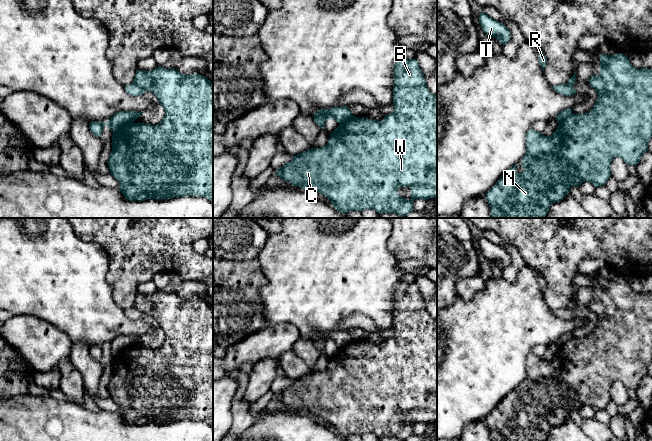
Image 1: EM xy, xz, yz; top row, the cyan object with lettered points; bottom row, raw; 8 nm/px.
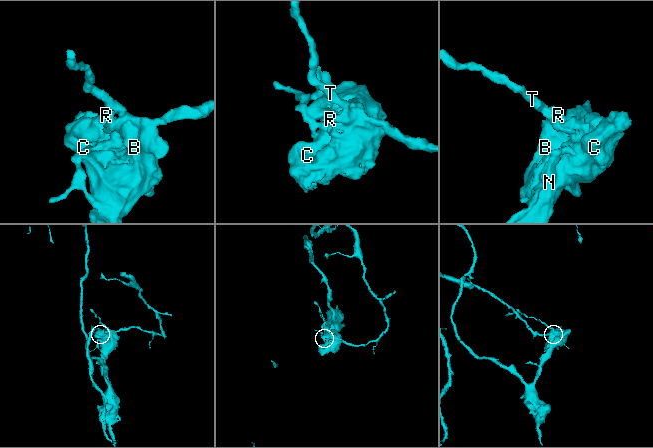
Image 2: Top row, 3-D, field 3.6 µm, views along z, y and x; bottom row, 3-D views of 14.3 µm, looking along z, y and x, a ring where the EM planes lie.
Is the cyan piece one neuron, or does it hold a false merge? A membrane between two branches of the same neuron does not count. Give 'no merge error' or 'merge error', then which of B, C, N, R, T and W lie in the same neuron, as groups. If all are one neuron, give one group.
merge error; groups B C N T W / R

